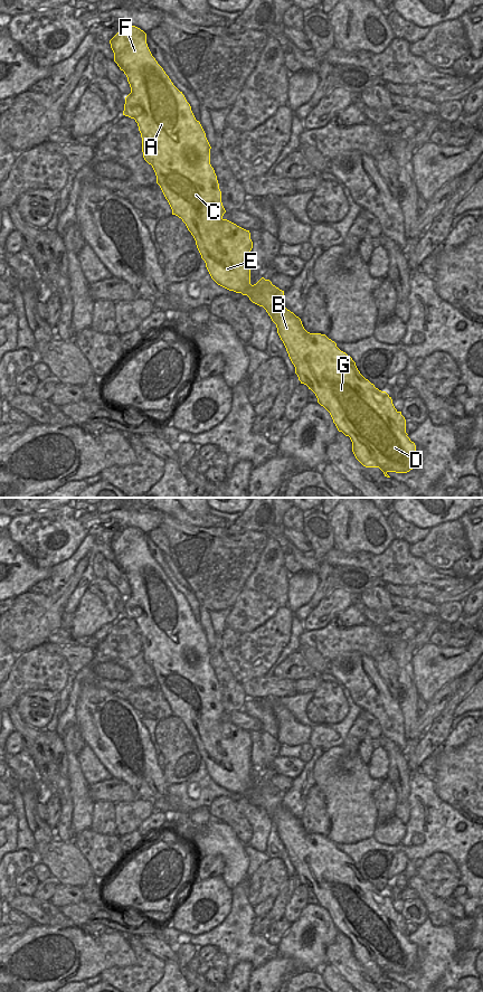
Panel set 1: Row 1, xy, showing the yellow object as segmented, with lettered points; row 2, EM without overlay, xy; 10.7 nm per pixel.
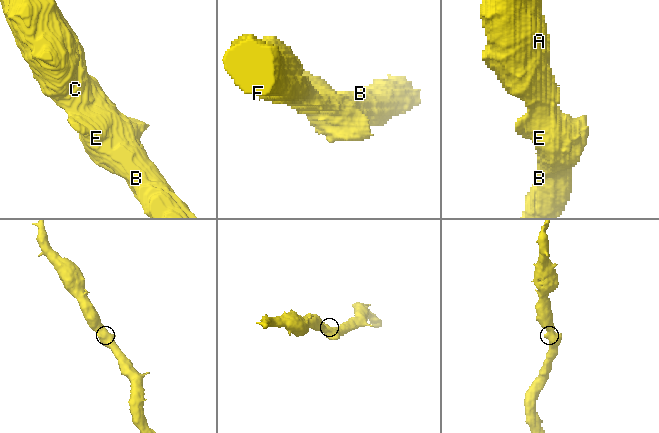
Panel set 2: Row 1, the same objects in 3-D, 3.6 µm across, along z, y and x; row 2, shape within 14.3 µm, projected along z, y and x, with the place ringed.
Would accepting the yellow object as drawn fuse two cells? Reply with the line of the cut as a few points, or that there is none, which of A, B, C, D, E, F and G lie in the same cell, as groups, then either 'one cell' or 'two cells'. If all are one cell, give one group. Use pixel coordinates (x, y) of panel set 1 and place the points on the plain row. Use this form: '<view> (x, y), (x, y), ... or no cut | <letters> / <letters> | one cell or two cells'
no cut | A B C D E F G | one cell

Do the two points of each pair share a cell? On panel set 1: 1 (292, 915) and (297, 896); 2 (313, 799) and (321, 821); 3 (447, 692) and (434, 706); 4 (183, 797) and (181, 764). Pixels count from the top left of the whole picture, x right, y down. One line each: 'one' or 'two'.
1: one
2: one
3: one
4: two

